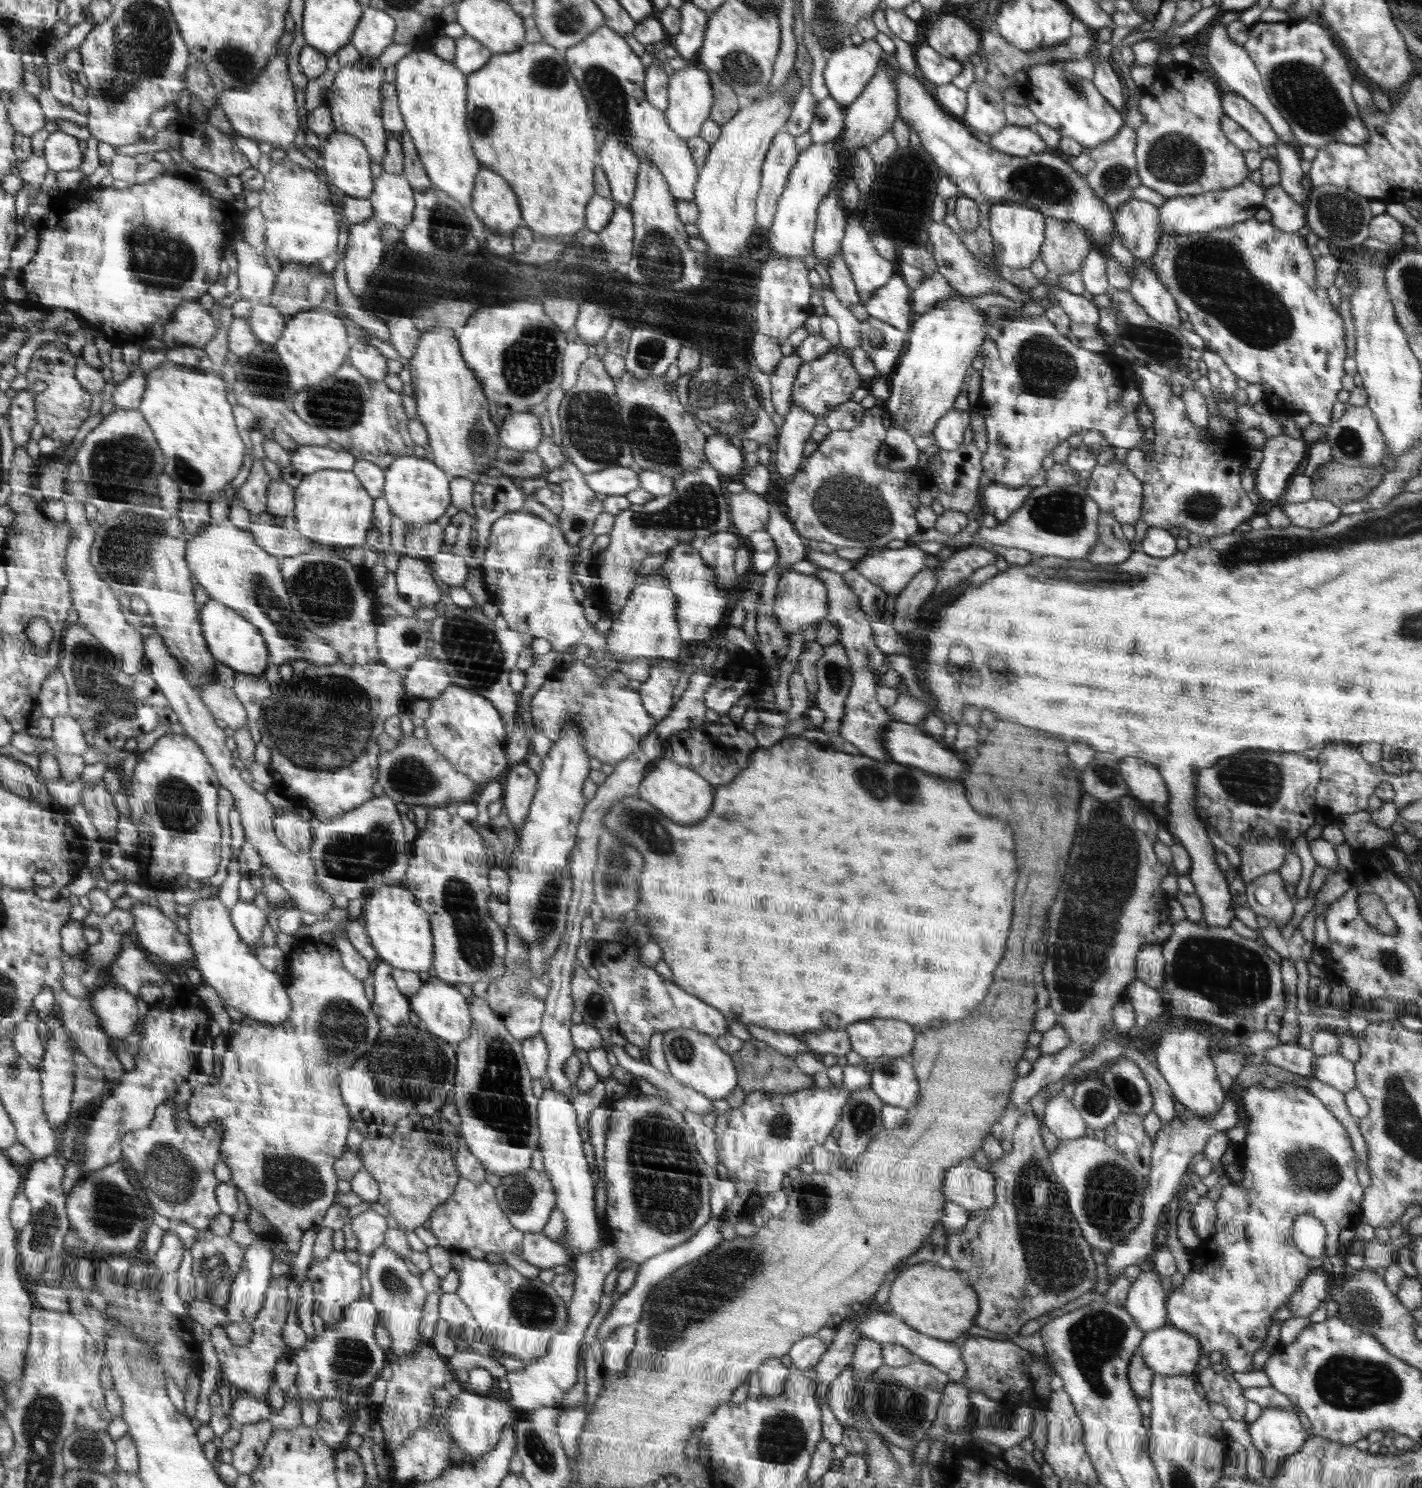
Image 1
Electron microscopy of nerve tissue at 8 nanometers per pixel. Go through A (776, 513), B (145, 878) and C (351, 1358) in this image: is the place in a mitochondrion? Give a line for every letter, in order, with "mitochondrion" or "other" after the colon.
A: other
B: other
C: mitochondrion

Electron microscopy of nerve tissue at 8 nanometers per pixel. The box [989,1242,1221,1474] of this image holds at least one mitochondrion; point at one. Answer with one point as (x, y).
(1095, 1339)

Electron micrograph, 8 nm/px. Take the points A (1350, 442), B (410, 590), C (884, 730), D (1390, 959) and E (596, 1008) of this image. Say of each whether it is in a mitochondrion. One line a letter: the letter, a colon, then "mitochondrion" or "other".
A: mitochondrion
B: other
C: other
D: mitochondrion
E: mitochondrion

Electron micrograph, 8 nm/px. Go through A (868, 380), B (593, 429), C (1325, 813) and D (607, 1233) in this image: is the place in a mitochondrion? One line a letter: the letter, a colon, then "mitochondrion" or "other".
A: other
B: mitochondrion
C: other
D: other

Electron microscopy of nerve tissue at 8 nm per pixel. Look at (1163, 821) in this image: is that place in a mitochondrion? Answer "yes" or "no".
no

